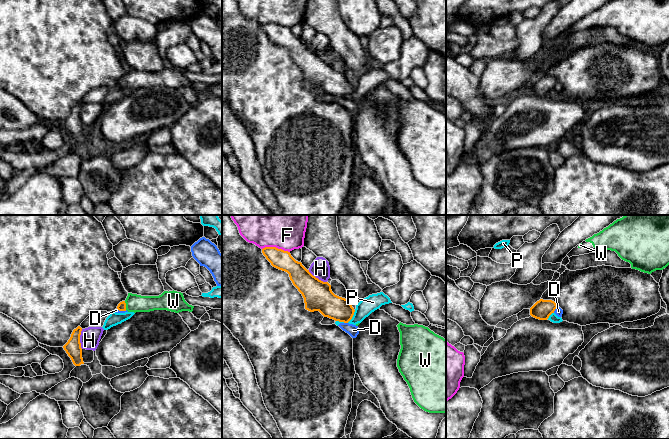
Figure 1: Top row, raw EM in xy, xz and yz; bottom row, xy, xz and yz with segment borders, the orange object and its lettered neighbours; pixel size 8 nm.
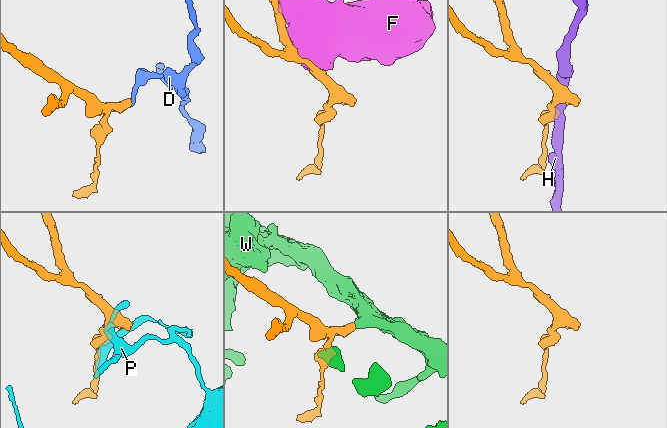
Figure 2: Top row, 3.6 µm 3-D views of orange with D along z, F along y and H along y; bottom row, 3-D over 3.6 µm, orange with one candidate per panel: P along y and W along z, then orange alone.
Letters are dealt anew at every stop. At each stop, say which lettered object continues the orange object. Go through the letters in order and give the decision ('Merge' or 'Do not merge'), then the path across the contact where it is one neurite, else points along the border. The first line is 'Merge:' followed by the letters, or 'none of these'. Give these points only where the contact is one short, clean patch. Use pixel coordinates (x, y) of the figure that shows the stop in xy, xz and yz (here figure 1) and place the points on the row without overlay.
Merge: W
D: Do not merge. Boundary: yz (557, 83), (553, 88)
F: Do not merge
H: Do not merge
P: Do not merge
W: Merge. Path across: xy (121, 82), (125, 81), (135, 79)

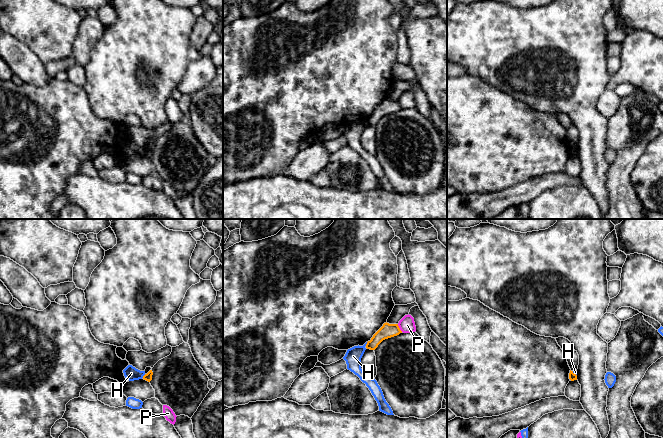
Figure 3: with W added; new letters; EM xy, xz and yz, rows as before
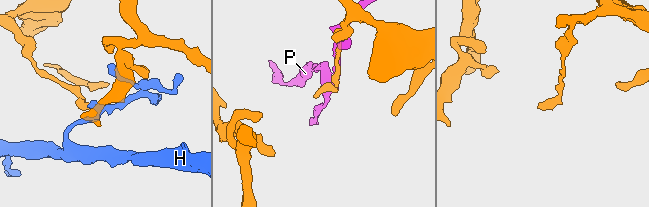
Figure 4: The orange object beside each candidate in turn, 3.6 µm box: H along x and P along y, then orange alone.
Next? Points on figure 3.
Merge: none of these
H: Do not merge
P: Do not merge

